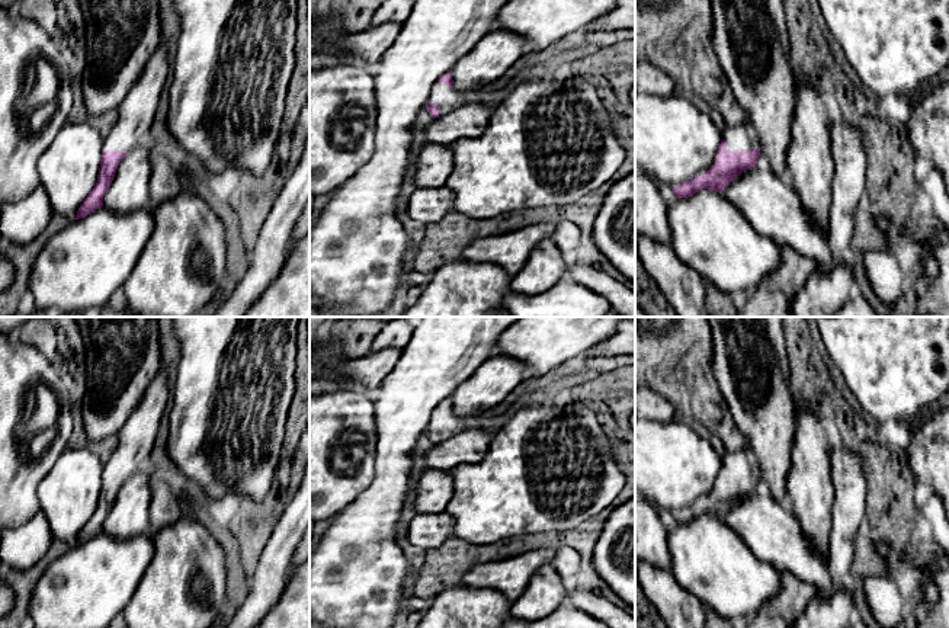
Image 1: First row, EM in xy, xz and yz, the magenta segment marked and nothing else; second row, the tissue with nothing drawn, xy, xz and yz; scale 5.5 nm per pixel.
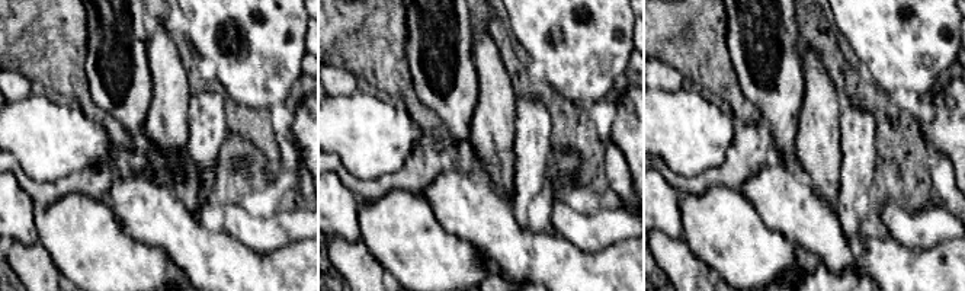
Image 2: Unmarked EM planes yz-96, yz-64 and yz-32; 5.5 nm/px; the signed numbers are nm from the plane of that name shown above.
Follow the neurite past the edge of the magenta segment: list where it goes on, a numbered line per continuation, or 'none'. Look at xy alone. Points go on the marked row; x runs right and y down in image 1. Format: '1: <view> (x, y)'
1: xy (135, 114)

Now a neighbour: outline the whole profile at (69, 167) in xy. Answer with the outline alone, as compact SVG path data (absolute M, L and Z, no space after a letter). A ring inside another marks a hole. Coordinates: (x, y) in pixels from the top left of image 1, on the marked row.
M65 122L38 160L41 186L54 212L70 221L97 182L103 140L89 124Z

